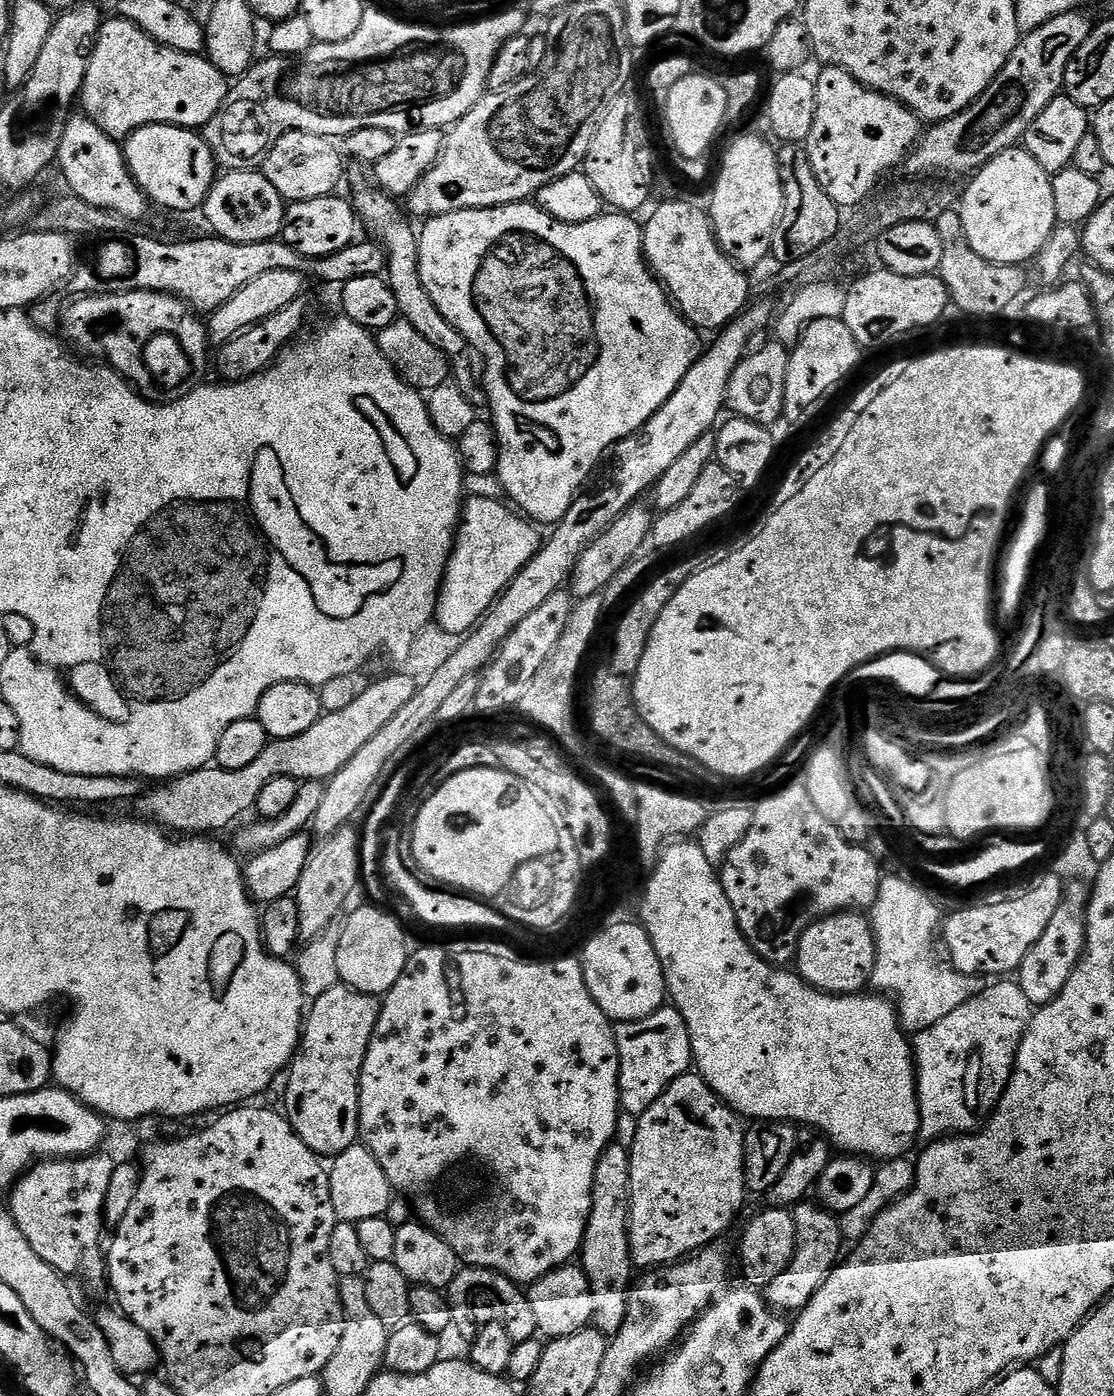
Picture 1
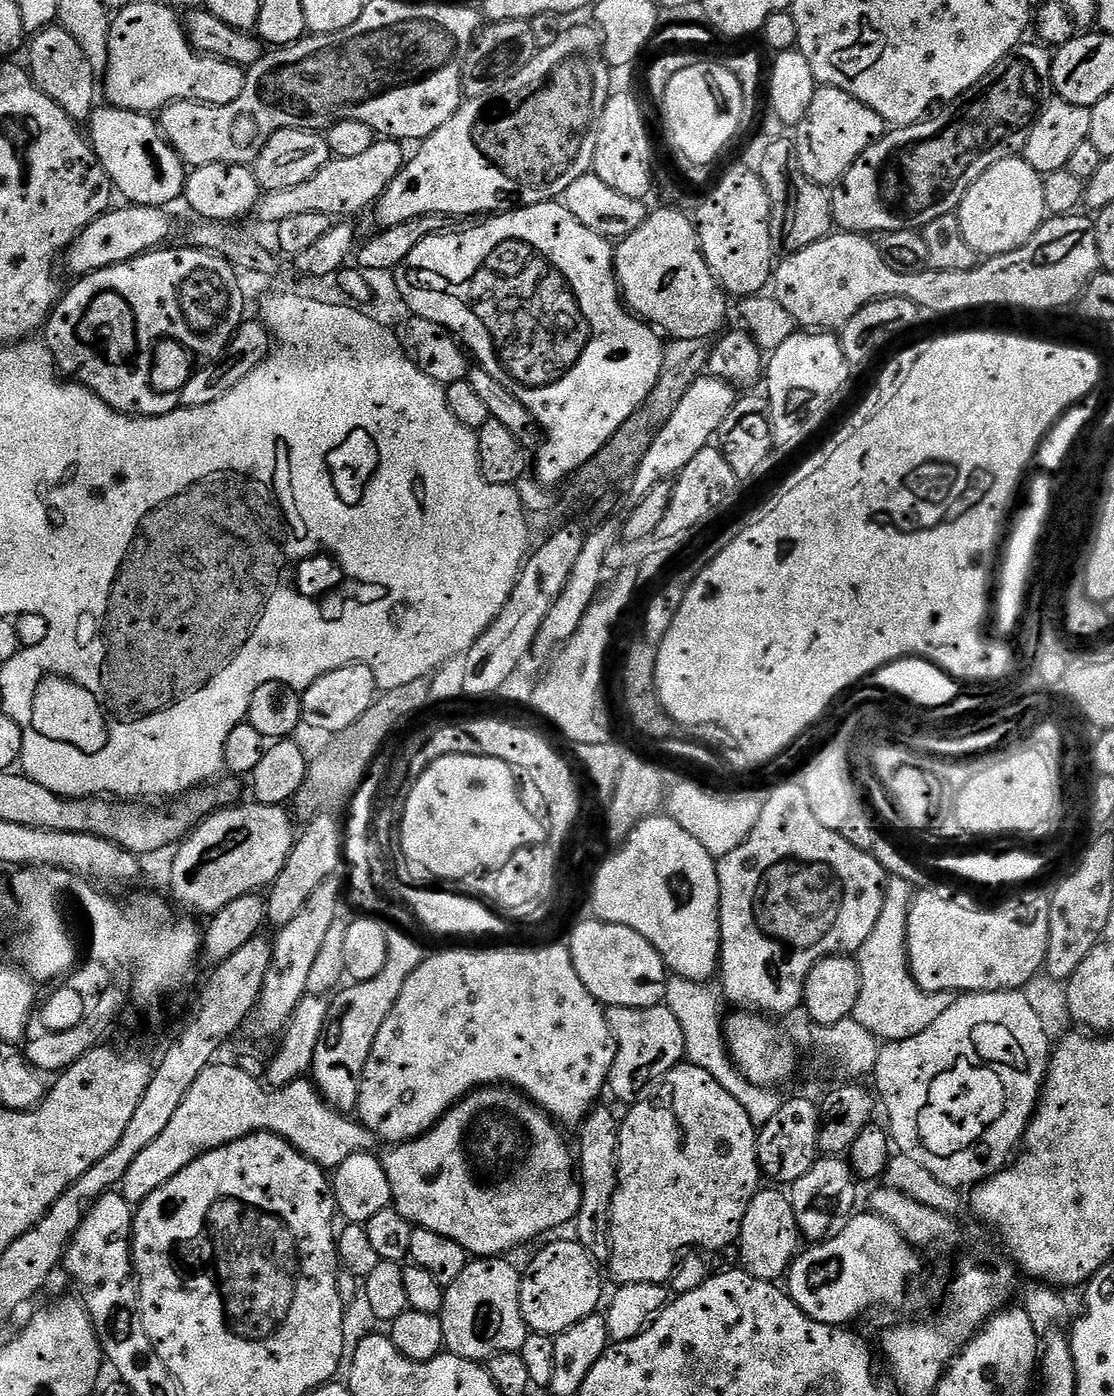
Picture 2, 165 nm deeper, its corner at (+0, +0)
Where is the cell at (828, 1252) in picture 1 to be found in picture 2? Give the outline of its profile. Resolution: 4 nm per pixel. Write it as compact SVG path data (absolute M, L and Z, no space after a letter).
M821 1155L814 1166L810 1166L810 1170L798 1178L798 1182L791 1184L790 1199L794 1206L794 1218L805 1241L823 1242L844 1227L854 1212L852 1207L856 1204L856 1182L857 1177L847 1159Z

